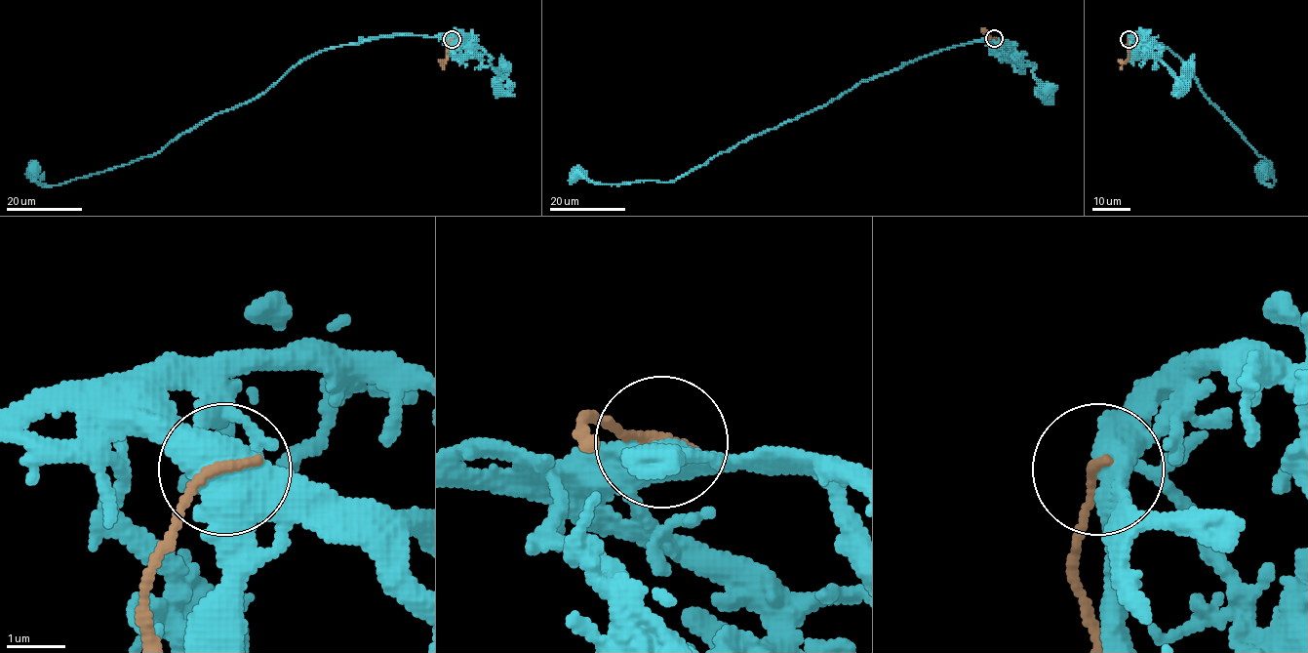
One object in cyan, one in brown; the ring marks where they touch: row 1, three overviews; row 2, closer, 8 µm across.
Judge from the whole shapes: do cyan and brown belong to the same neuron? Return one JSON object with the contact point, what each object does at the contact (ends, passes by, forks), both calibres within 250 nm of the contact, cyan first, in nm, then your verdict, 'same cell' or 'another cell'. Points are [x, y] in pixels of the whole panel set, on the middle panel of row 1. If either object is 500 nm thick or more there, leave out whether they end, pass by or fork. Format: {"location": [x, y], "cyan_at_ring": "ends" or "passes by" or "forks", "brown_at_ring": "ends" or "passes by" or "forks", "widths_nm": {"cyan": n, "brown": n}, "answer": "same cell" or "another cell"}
{"location": [994, 38], "widths_nm": {"cyan": 600, "brown": 180}, "answer": "another cell"}

